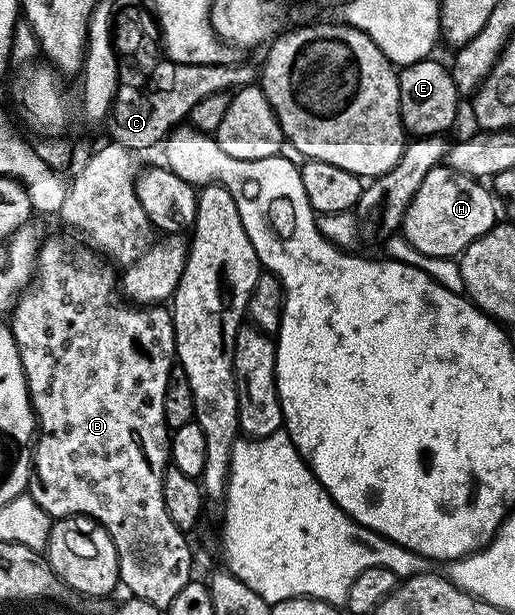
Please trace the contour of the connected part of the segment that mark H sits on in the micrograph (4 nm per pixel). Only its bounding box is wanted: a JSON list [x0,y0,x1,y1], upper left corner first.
[400,166,499,258]

